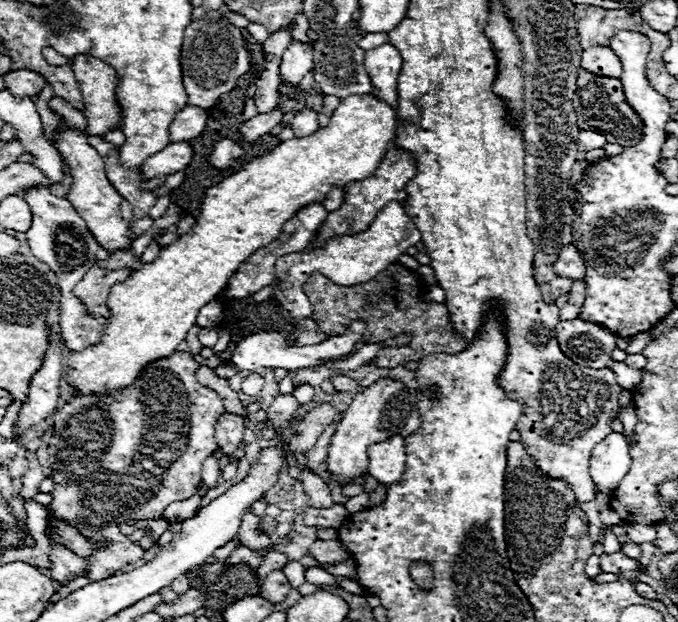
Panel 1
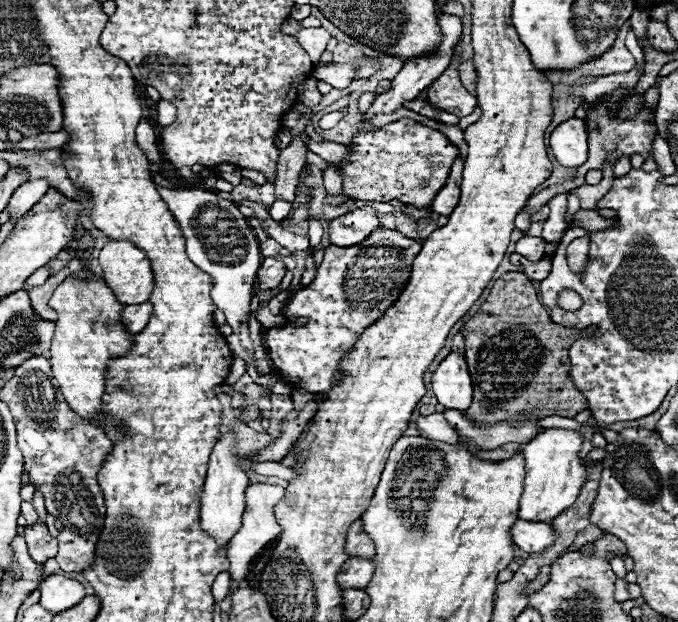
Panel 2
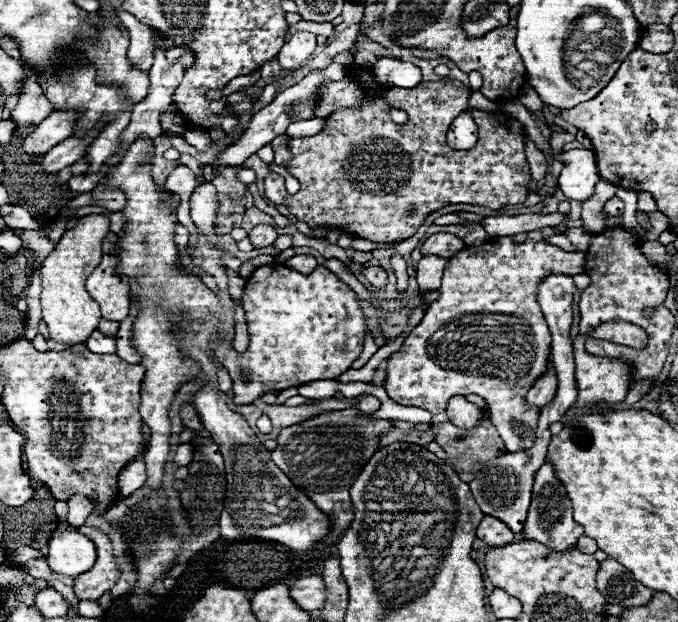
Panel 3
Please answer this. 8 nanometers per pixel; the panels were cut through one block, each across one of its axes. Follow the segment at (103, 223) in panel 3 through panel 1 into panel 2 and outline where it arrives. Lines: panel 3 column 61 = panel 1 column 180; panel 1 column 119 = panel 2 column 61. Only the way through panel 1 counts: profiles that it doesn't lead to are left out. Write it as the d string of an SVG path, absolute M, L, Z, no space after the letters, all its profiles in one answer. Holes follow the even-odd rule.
M76 272L68 276L52 294L48 302L56 312L56 330L52 338L52 378L56 378L68 406L82 418L96 420L102 424L106 436L112 442L128 438L128 428L122 422L110 420L102 410L102 396L106 390L108 362L124 356L132 350L134 334L124 328L122 310L124 306L116 300L112 290L94 272Z

